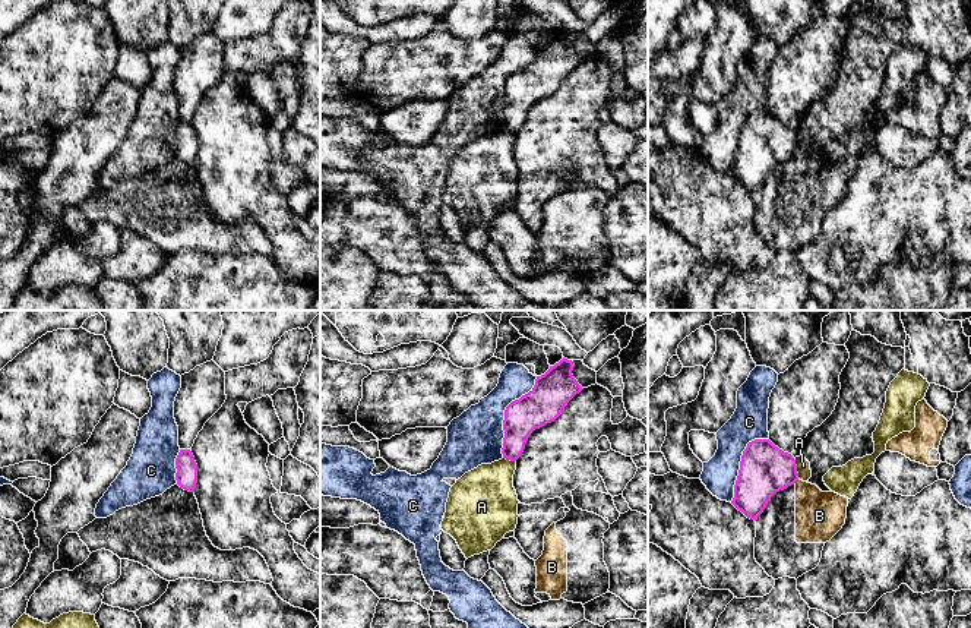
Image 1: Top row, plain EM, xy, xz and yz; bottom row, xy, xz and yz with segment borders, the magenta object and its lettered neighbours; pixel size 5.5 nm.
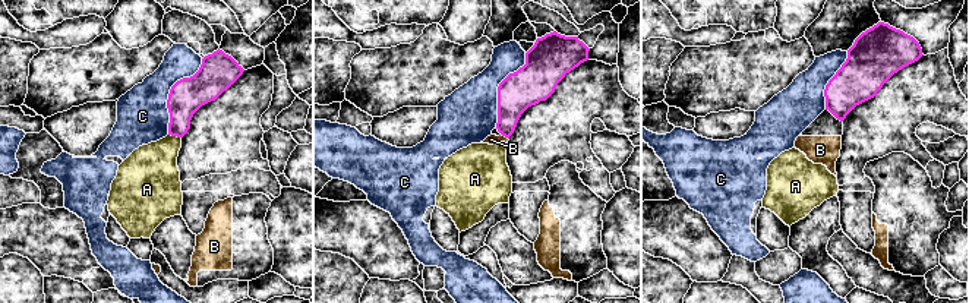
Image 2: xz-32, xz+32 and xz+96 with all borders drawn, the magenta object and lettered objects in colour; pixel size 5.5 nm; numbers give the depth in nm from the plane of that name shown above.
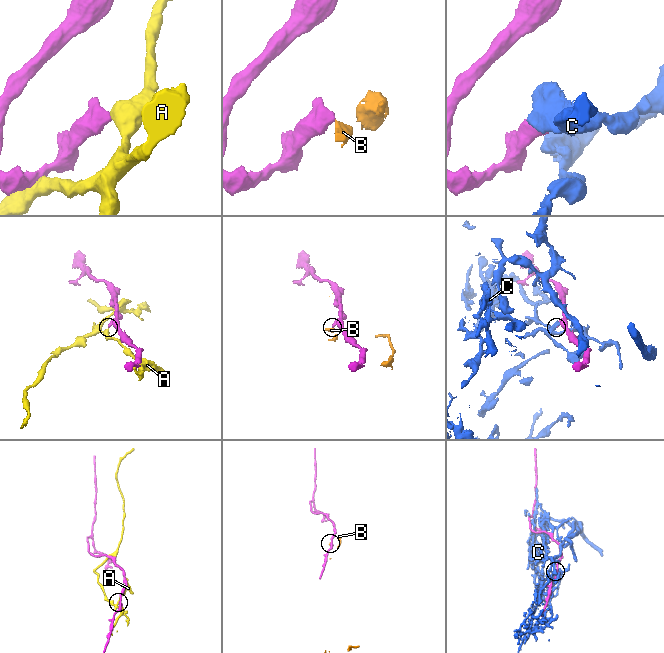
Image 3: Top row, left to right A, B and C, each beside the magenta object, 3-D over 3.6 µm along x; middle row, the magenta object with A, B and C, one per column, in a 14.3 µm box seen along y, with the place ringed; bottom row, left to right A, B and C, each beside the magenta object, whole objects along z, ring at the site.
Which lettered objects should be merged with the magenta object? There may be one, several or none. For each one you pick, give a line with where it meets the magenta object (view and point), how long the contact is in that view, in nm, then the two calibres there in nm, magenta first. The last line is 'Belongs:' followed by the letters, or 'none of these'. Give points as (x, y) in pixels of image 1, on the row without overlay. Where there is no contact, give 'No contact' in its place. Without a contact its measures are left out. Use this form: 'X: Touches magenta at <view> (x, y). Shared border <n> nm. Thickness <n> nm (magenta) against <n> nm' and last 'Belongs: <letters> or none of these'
Belongs: none of these

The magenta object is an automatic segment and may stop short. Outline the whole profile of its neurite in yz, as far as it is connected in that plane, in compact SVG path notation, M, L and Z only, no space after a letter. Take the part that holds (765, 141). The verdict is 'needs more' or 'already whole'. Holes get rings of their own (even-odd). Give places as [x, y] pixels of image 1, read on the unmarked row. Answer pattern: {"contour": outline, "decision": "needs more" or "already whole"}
{"contour": "M755 111L743 123L731 176L757 192L771 170L798 152L796 132L769 111Z", "decision": "already whole"}

